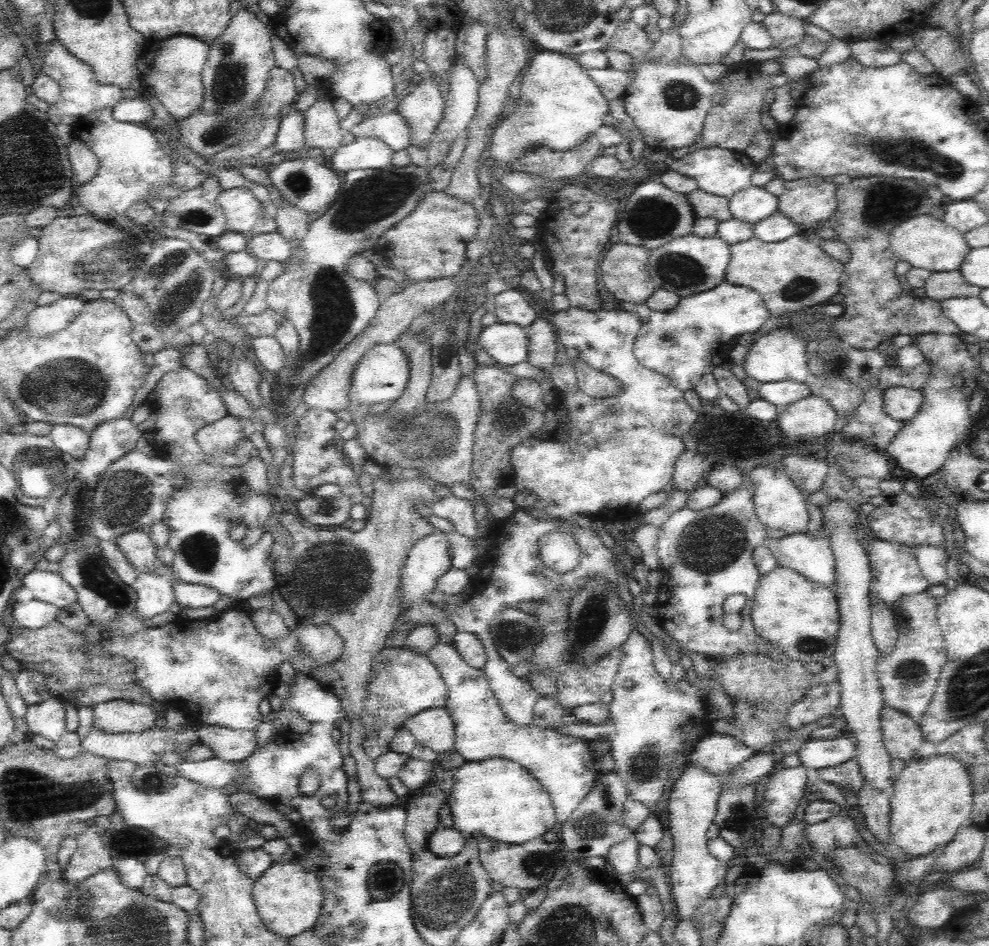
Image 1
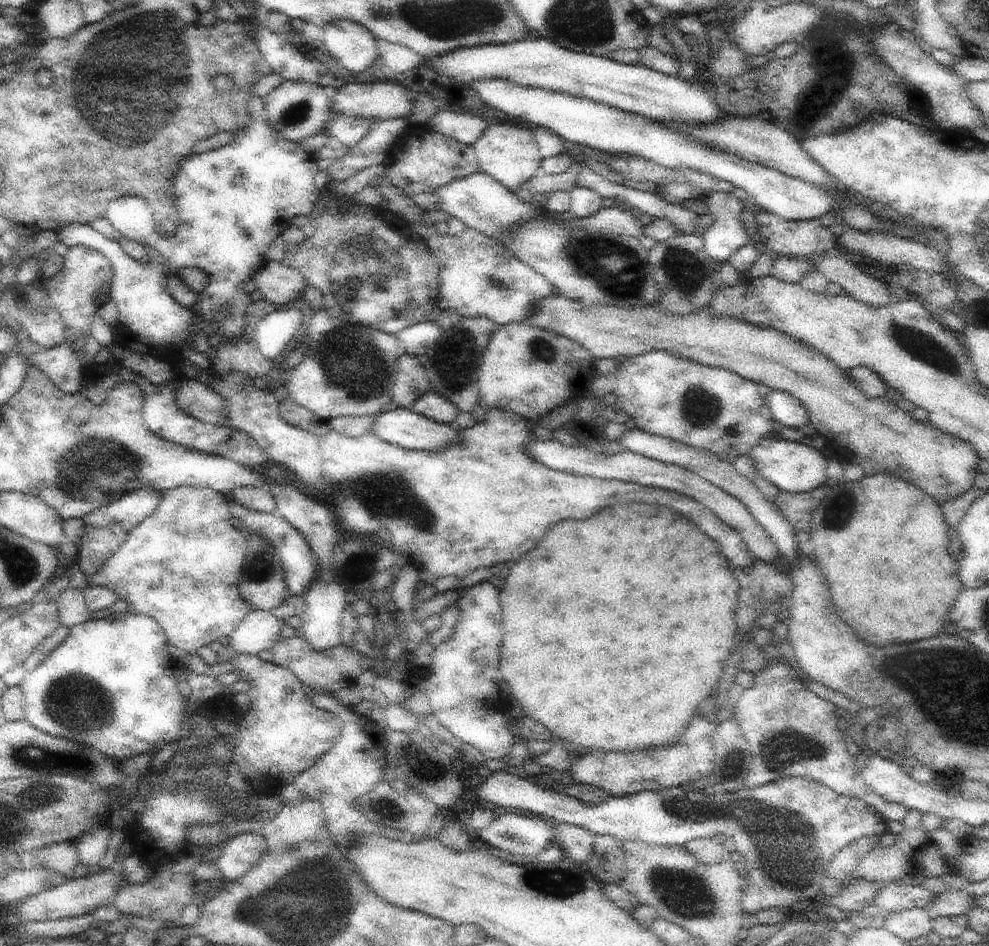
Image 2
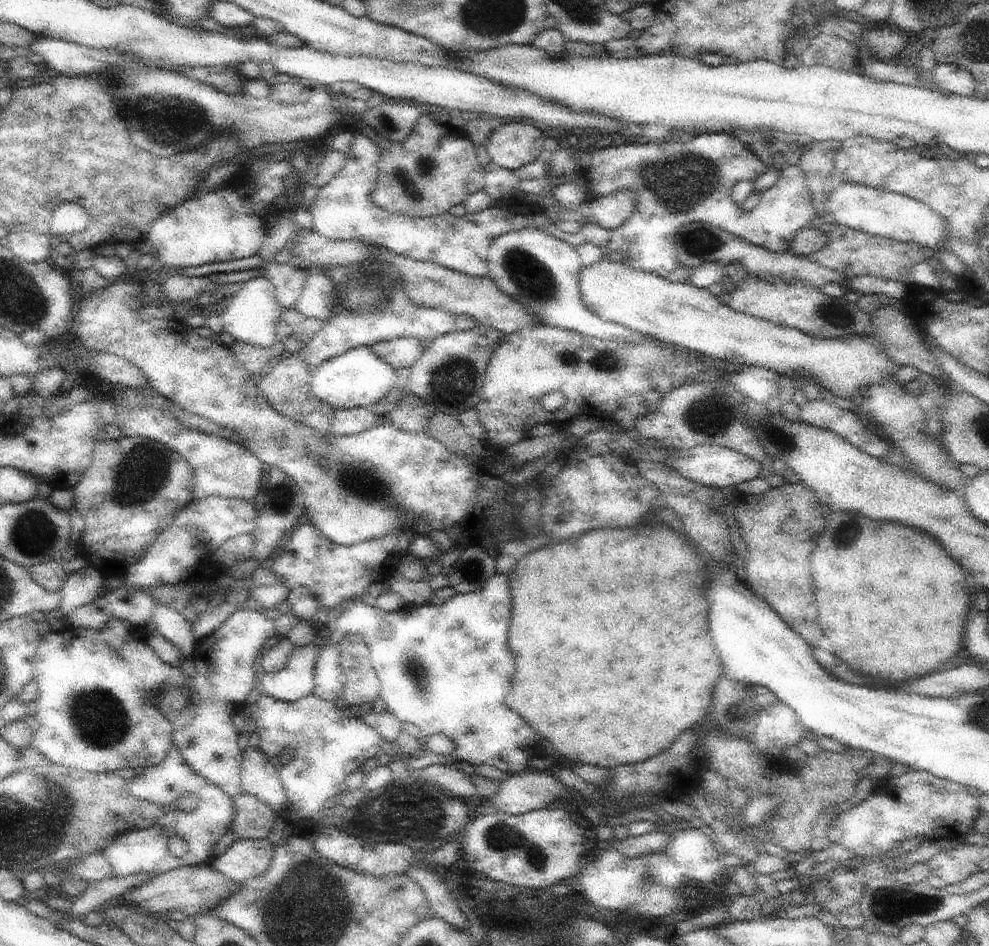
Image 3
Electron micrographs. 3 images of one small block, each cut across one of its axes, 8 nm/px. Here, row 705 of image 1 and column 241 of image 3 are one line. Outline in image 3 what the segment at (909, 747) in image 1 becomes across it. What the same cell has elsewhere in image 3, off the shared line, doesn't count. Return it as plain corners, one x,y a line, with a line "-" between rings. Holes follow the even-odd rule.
200,863
194,866
181,866
165,873
159,873
158,876
150,878
146,884
130,888
124,896
116,900
121,901
124,899
138,906
138,908
142,908
148,914
164,917
169,911
180,910
186,916
196,917
214,910
226,896
240,890
242,885
230,880
222,872
218,872
210,863

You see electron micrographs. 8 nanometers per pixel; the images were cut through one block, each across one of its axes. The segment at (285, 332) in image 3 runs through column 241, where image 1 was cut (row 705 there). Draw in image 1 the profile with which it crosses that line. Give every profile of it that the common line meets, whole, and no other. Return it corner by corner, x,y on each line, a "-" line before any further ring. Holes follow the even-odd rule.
383,468
382,478
373,482
374,496
372,496
372,504
370,504
368,511
369,516
365,519
366,526
362,530
359,532
351,532
347,528
334,528
334,530
320,528
320,530
317,530
315,526
311,526
307,521
301,519
301,516
283,511
276,518
292,535
293,547
290,554
284,558
274,560
274,557
270,554
270,561
272,561
275,574
275,590
288,602
291,610
296,612
298,622
318,623
318,625
328,623
344,639
342,656
332,664
318,666
310,676
340,699
343,706
343,716
350,720
350,743
348,748
350,755
354,757
356,762
356,779
360,783
362,800
368,801
376,807
394,804
397,796
391,789
389,779
382,778
376,773
375,760
372,760
364,750
363,745
368,738
359,716
364,706
367,680
371,673
374,656
386,646
384,642
391,634
394,622
404,613
400,599
402,566
408,558
412,545
420,538
424,538
424,536
428,536
434,531
428,520
423,518
416,510
419,500
423,505
431,502
430,500
435,496
434,490
430,489
420,477
396,483
387,478
387,473
388,470

